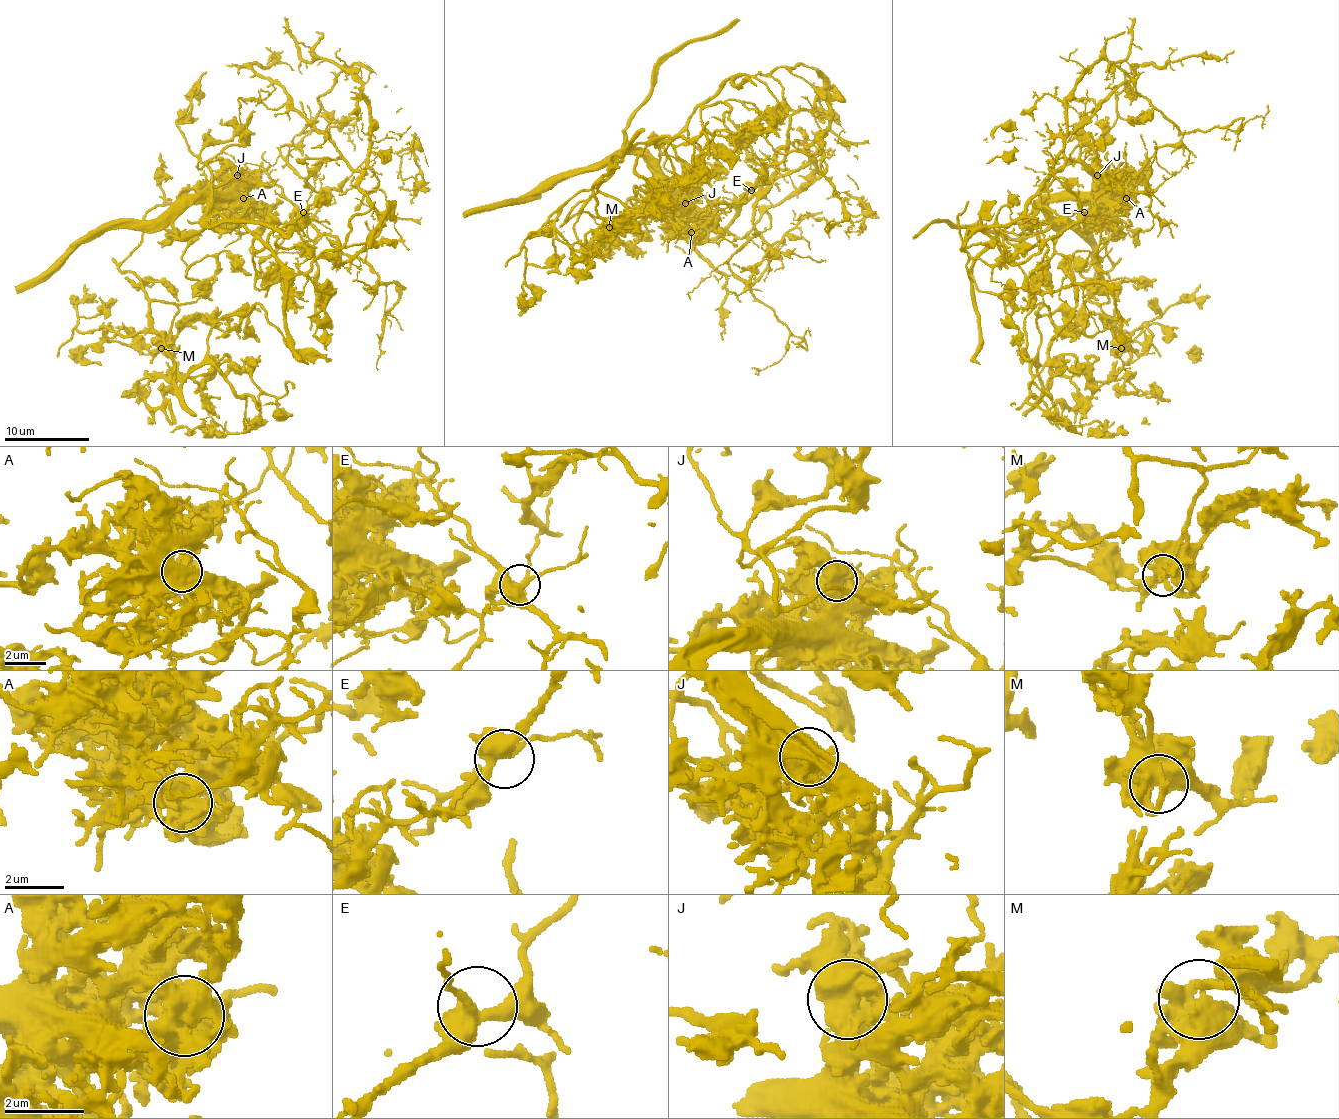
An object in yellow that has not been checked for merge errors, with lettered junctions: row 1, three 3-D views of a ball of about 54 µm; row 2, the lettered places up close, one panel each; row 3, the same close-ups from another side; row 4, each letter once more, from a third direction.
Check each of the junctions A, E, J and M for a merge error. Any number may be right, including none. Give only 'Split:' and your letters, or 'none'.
Split: A, J

